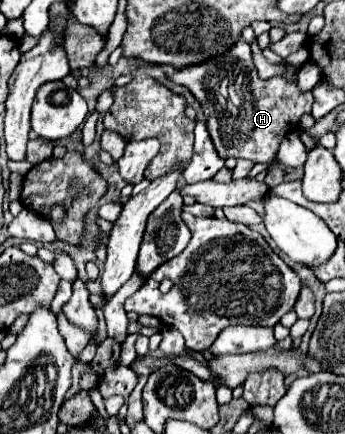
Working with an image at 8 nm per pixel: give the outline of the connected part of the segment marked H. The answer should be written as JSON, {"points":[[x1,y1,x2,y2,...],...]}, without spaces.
{"points":[[242,39,226,55,214,57,198,67,186,67,186,71,174,71,174,67,162,69,168,73,168,79,186,85,200,101,216,153,222,159,234,157,274,165,282,137,298,125,304,113,312,111,312,91,302,93,298,85,286,77,272,77,266,81,258,77,250,45]]}

